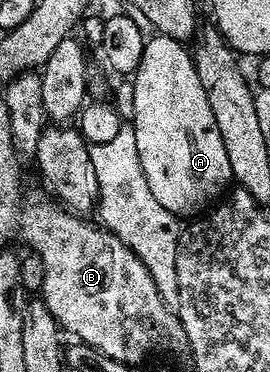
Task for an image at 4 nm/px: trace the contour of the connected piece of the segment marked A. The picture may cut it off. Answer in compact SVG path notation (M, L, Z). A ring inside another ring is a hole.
M158 33L144 42L139 68L133 73L133 130L137 137L137 157L153 197L176 217L195 217L206 212L228 190L227 183L232 182L232 177L225 144L221 142L221 133L217 133L213 109L209 109L209 97L201 85L201 77L197 77L192 52L183 47L186 46L180 40Z

